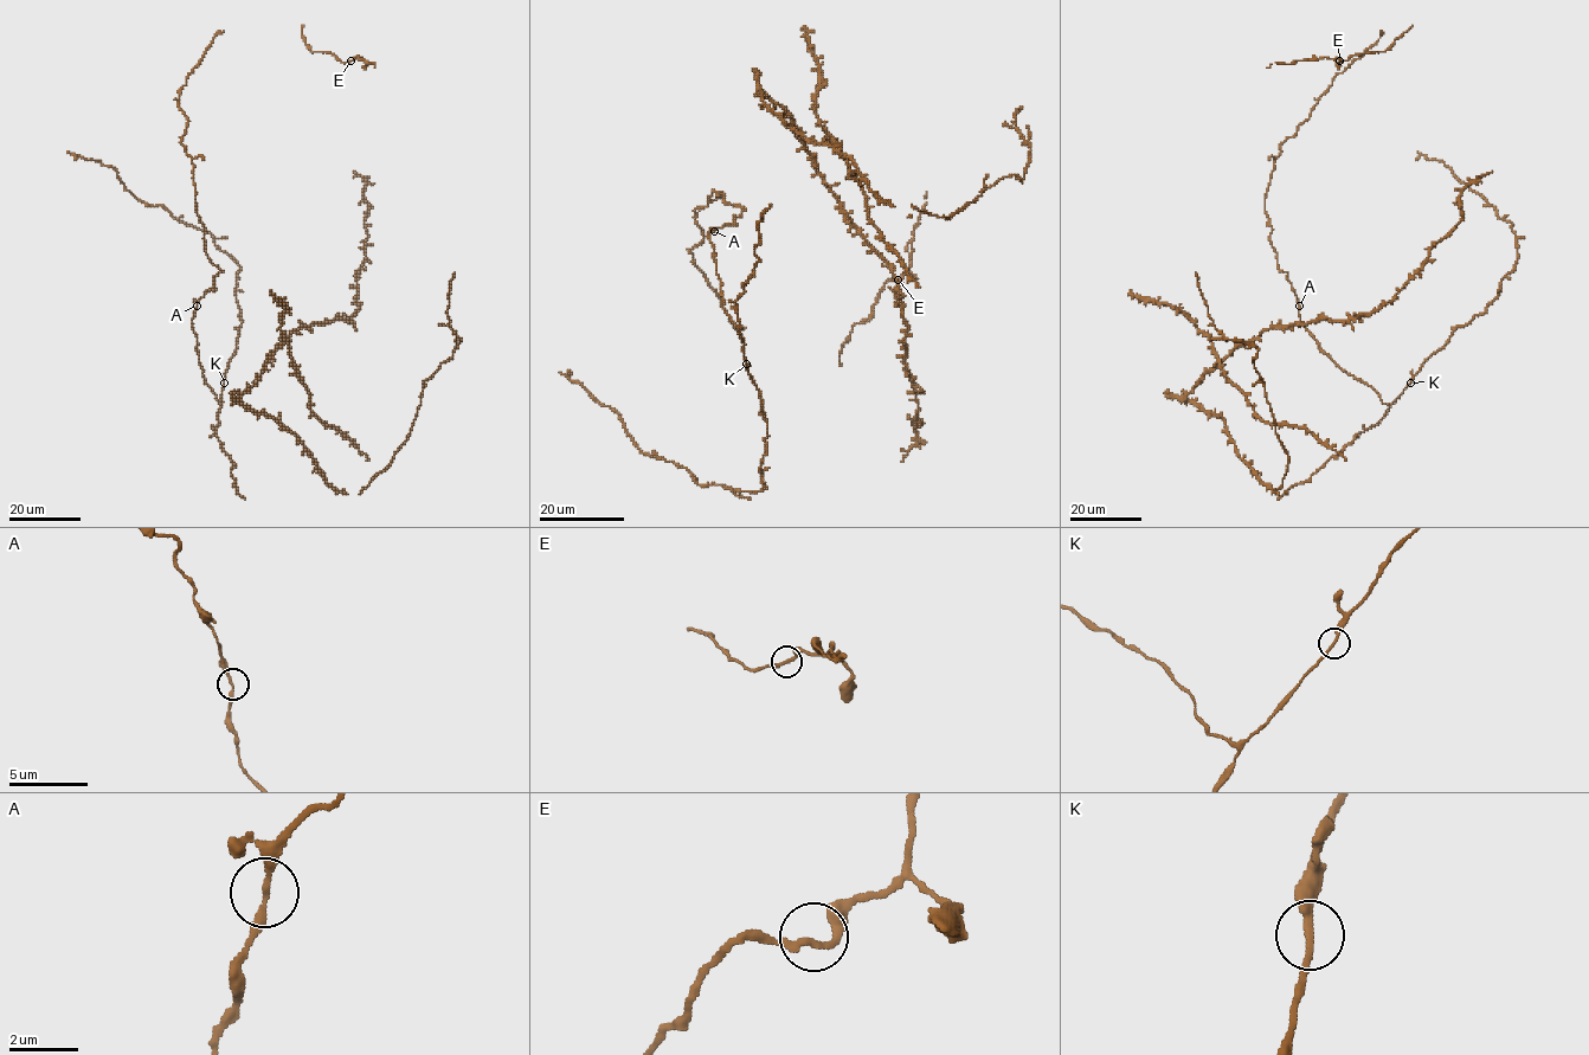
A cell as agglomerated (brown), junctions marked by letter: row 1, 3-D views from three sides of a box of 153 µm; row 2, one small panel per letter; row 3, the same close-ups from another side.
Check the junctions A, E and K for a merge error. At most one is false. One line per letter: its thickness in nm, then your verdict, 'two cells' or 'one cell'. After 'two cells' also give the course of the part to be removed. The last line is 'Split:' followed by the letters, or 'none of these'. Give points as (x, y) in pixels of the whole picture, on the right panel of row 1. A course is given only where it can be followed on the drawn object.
A: calibre 200 nm; one cell
E: calibre 200 nm; one cell
K: calibre 200 nm; one cell
Split: none of these

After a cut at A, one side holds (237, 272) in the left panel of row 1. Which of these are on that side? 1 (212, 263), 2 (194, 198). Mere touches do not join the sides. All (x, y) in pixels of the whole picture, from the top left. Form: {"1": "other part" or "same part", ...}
{"1": "other part", "2": "other part"}

